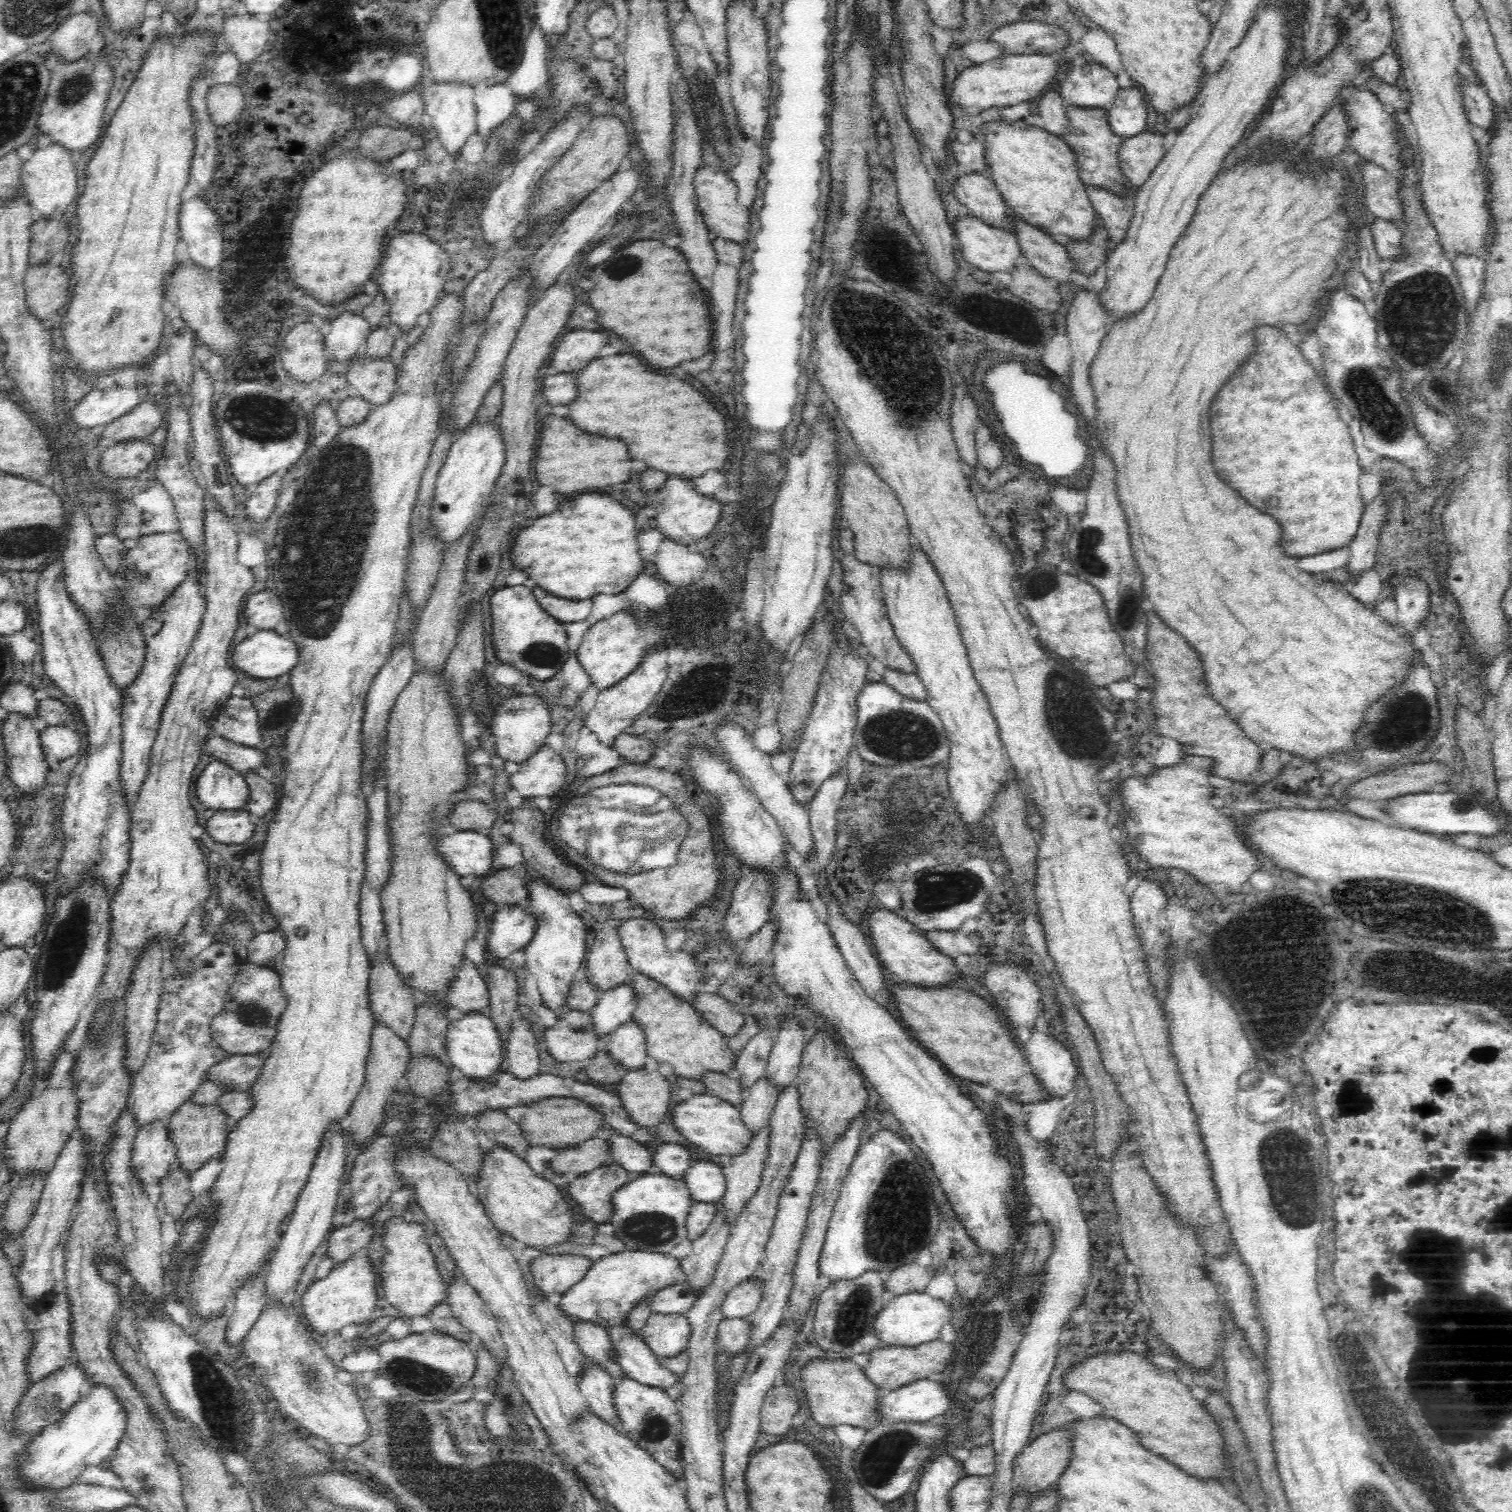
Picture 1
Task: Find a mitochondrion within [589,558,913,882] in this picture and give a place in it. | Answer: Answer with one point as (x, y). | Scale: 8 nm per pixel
(667, 628)

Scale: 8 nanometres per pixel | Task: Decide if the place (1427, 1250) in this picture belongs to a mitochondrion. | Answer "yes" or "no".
yes

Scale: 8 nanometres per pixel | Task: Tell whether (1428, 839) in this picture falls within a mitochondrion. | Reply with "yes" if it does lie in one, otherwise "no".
no

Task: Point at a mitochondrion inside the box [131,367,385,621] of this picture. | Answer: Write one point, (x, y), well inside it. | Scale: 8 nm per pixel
(257, 416)

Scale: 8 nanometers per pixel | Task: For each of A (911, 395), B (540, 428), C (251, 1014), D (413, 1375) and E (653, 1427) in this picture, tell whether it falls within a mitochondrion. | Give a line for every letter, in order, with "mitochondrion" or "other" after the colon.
A: mitochondrion
B: other
C: mitochondrion
D: mitochondrion
E: mitochondrion

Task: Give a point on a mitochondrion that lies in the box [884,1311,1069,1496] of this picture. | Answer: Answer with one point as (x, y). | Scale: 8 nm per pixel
(982, 1347)

